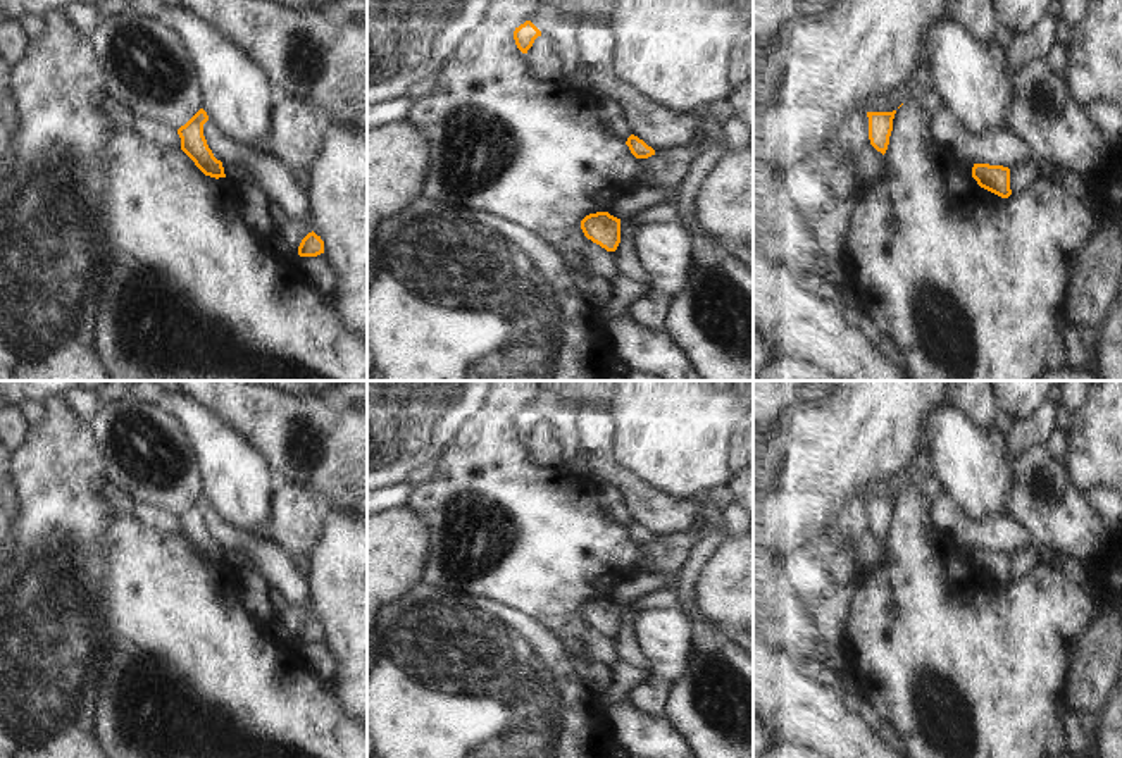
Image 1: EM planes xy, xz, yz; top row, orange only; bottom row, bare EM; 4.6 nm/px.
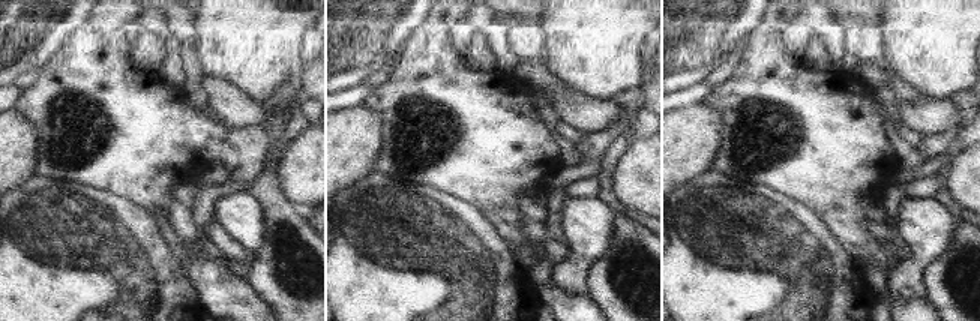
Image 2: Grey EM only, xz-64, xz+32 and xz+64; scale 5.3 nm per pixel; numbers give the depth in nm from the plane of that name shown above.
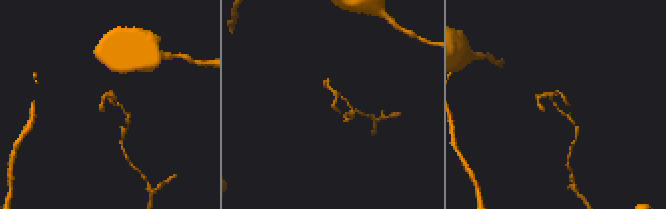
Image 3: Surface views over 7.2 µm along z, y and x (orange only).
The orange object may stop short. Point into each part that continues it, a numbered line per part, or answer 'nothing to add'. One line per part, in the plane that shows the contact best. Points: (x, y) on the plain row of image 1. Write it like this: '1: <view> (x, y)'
nothing to add

